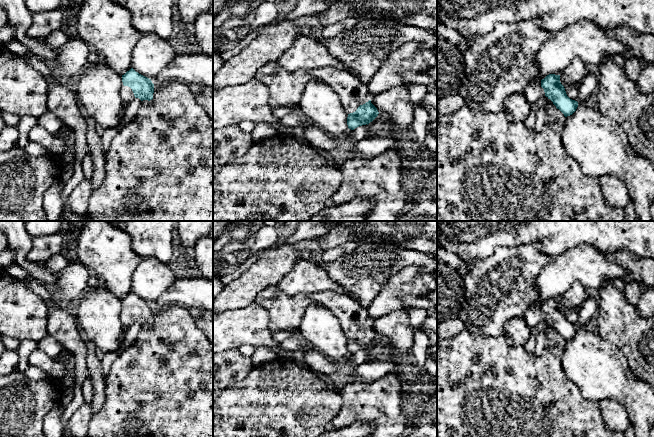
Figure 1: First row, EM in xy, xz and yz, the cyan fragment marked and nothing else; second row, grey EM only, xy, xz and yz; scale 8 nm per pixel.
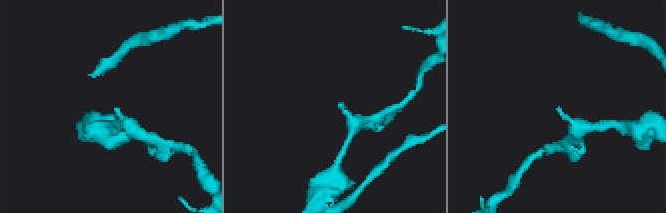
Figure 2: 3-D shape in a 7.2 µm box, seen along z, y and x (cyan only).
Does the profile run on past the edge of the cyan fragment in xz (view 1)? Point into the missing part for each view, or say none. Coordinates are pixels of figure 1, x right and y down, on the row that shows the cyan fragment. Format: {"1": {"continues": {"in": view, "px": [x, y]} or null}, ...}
{"1": {"continues": {"in": "xz", "px": [353, 93]}}}

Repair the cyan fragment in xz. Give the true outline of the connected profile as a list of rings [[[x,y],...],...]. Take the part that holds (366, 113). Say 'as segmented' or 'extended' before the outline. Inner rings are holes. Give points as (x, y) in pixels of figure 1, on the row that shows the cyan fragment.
extended | [[[314,68],[307,71],[314,78],[327,83],[340,97],[341,103],[348,114],[348,128],[368,125],[379,114],[371,103],[371,95],[367,84],[360,82],[357,77],[338,68]]]

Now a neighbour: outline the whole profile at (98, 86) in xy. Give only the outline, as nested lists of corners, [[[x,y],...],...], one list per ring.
[[[99,57],[96,63],[87,64],[73,87],[89,116],[103,130],[124,125],[121,114],[126,102],[120,95],[122,75],[116,73],[104,59]]]

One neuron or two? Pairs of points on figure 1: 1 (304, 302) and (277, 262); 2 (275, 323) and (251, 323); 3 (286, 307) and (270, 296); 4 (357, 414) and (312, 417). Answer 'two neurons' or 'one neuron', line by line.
1: two neurons
2: two neurons
3: one neuron
4: two neurons

